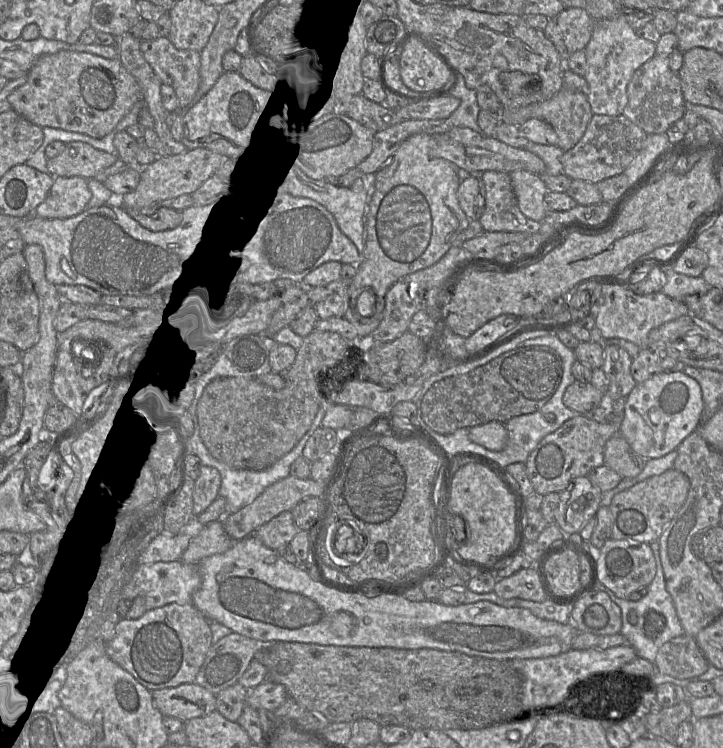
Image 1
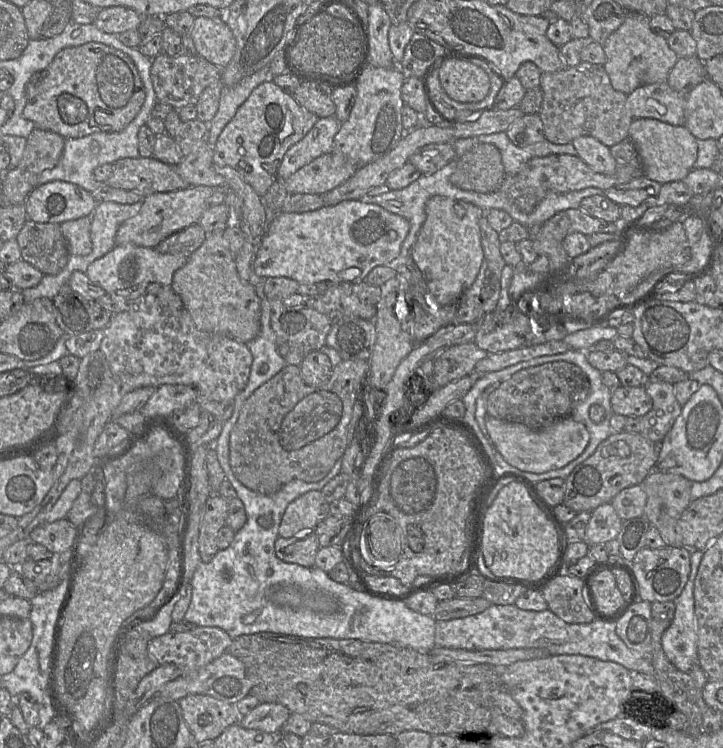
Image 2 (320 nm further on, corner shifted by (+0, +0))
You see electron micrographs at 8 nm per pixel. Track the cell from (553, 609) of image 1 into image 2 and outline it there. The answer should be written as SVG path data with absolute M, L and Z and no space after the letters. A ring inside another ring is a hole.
M492 604L485 611L465 618L436 622L435 645L437 648L464 649L464 650L508 650L520 648L537 648L545 650L547 655L582 655L602 661L615 662L630 672L639 672L654 676L652 663L628 648L616 633L616 622L606 622L595 619L588 624L569 624L556 616L550 610L528 611L511 605Z

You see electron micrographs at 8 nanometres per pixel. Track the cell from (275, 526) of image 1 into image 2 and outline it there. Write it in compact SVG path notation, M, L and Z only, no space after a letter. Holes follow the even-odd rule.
M301 530L291 537L278 537L274 544L278 558L301 566L315 565L315 557L320 548L315 530Z

